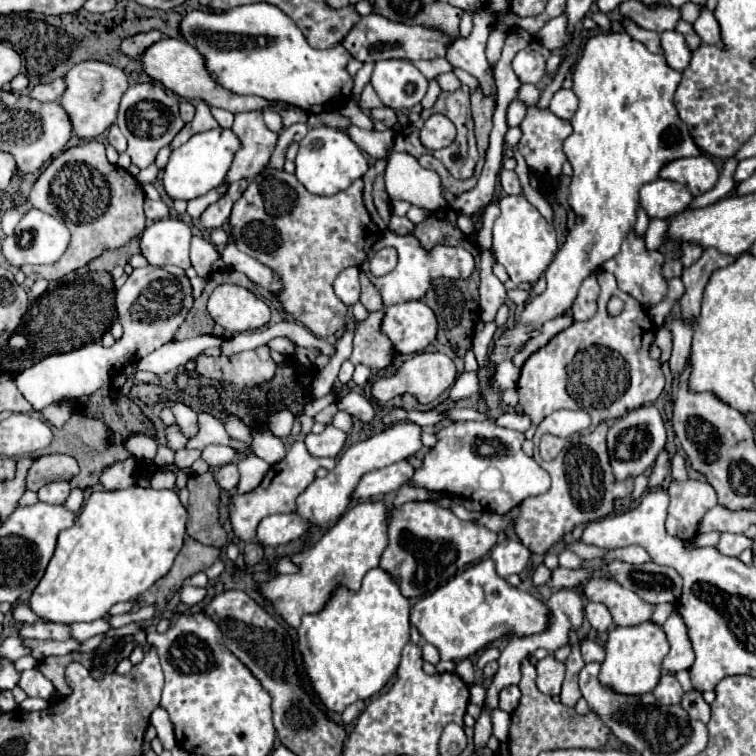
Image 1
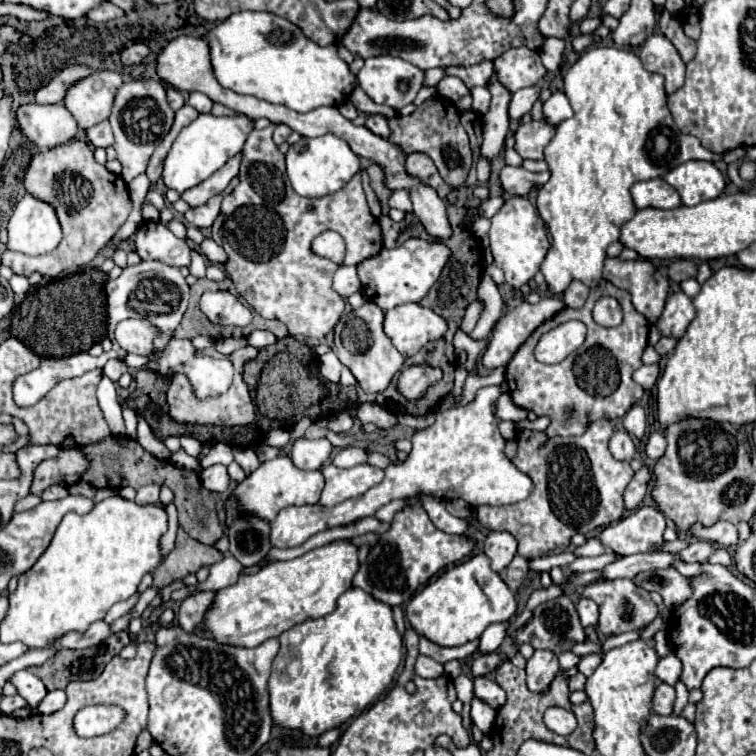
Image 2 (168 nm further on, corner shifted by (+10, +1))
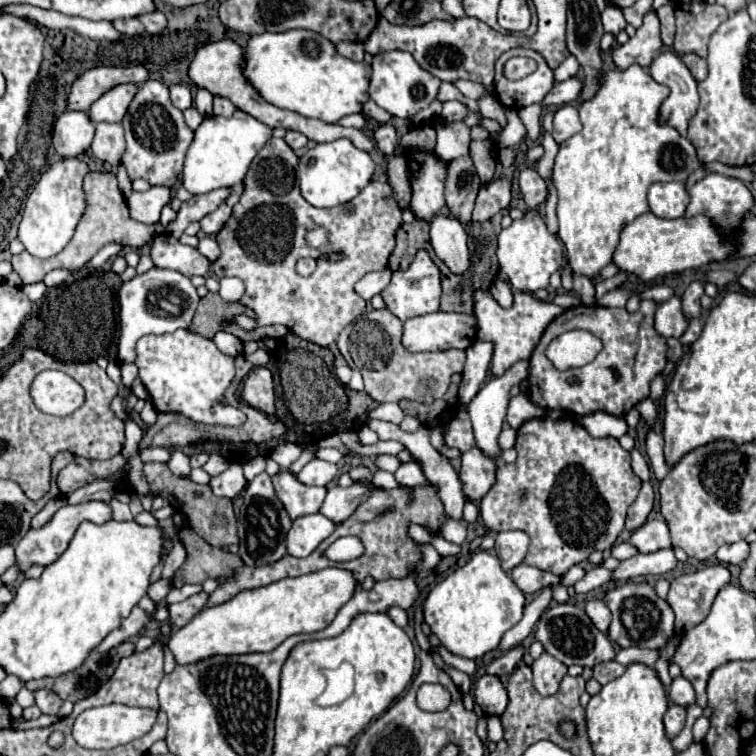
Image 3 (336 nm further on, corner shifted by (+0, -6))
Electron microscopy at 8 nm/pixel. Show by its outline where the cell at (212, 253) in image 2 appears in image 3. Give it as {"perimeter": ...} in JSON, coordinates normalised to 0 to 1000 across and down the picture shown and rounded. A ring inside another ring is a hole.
{"perimeter":[[[265,313],[265,319],[262,319],[262,327],[259,327],[270,340],[275,340],[278,345],[286,345],[288,343],[288,337],[291,337],[291,327],[288,327],[288,321],[280,316],[280,313]]]}

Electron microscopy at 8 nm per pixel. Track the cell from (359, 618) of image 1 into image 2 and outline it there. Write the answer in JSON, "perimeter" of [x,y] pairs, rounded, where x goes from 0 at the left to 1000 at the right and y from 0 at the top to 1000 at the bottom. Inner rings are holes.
{"perimeter":[[[463,778],[447,804],[429,817],[407,817],[384,833],[373,836],[370,862],[360,878],[357,894],[357,939],[365,958],[386,966],[399,966],[407,974],[423,974],[437,963],[455,958],[468,944],[489,934],[519,902],[521,889],[532,873],[532,841],[519,817],[519,804],[479,778]],[[447,884],[447,894],[434,894]]]}

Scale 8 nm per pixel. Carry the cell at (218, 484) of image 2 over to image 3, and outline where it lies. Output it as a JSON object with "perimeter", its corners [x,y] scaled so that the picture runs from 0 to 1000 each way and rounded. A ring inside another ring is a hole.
{"perimeter":[[[307,612],[296,626],[291,626],[288,631],[280,631],[278,636],[283,655],[302,657],[302,660],[312,660],[323,649],[323,642],[325,642],[325,634],[320,628],[320,615],[315,612]]]}

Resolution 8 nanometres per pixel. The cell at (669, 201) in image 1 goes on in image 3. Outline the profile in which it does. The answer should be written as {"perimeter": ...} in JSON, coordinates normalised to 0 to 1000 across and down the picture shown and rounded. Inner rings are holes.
{"perimeter":[[[897,239],[865,242],[857,253],[857,269],[860,269],[860,279],[868,287],[897,290],[905,284],[913,269],[913,258],[905,242],[897,242]]]}

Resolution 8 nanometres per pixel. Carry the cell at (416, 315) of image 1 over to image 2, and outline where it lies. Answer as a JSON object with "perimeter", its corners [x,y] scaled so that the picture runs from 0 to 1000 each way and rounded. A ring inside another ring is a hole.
{"perimeter":[[[532,402],[511,413],[508,439],[526,466],[548,471],[563,452],[590,439],[590,426],[556,402]]]}

